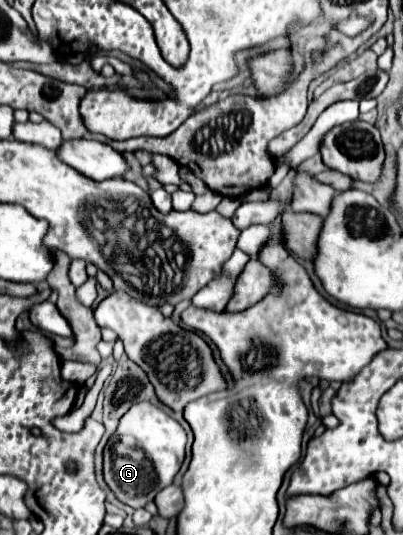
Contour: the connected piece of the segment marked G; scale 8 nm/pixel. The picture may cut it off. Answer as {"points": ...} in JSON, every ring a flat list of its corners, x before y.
{"points":[[134,403,104,449,104,479,114,495,132,509,146,507,156,493,170,485,184,461,186,431,152,403]]}

